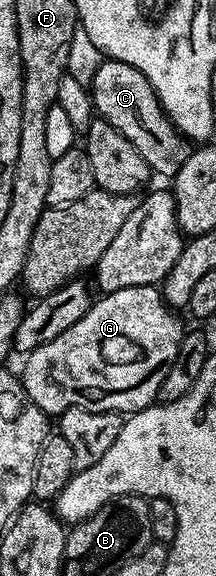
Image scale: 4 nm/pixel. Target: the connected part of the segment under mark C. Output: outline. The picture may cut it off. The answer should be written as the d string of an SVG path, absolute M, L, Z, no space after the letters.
M102 60L99 71L91 86L93 108L100 120L111 123L143 155L154 174L162 173L165 179L172 179L187 163L191 152L190 142L169 121L165 108L159 103L157 92L151 83L135 67L122 61Z

